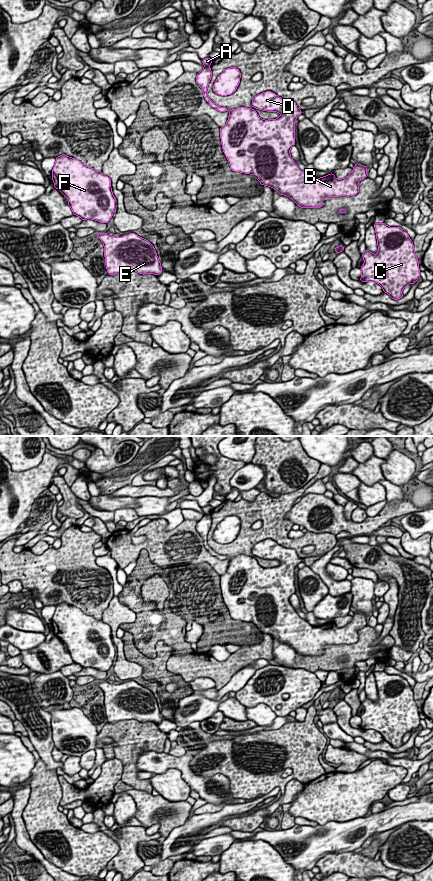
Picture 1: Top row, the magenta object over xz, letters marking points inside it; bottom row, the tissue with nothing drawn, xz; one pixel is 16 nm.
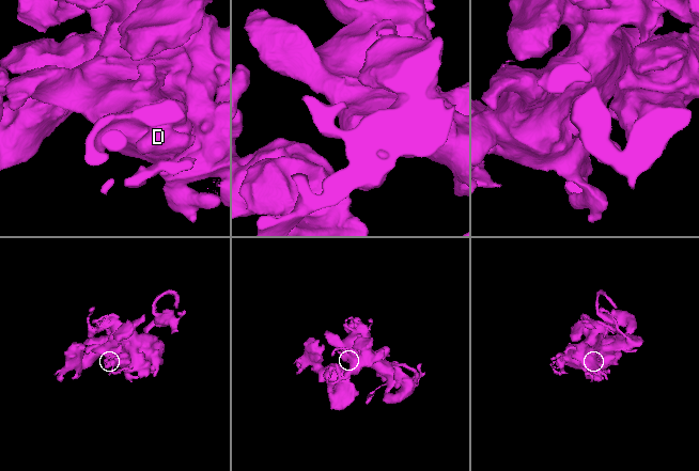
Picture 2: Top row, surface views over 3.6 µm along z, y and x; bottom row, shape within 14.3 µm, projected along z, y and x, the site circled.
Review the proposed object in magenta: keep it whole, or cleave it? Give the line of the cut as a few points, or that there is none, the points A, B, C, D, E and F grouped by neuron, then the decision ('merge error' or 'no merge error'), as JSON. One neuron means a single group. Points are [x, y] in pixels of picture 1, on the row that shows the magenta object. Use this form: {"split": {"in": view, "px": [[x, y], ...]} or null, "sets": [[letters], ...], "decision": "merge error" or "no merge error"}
{"split": {"in": "xz", "px": [[204, 66], [209, 67]]}, "sets": [["A"], ["B", "C", "D", "E", "F"]], "decision": "merge error"}

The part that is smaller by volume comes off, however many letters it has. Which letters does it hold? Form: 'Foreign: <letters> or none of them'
Foreign: A

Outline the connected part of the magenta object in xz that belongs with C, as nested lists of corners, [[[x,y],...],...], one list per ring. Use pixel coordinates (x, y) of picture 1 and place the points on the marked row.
[[[385,223],[374,224],[378,252],[373,254],[369,250],[361,254],[364,264],[360,268],[362,282],[375,282],[392,299],[403,297],[402,290],[408,284],[414,284],[420,278],[420,269],[414,245],[408,233],[400,227],[390,227]]]

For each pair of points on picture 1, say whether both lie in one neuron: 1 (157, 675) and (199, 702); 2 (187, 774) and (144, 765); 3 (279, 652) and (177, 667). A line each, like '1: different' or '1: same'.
1: different
2: same
3: different

